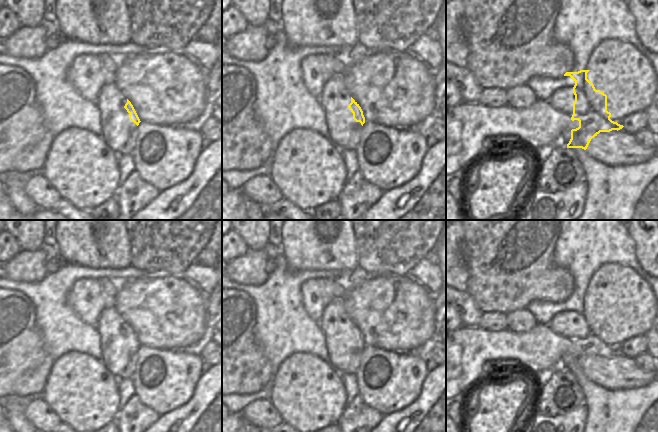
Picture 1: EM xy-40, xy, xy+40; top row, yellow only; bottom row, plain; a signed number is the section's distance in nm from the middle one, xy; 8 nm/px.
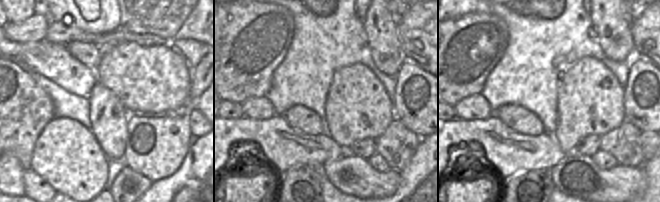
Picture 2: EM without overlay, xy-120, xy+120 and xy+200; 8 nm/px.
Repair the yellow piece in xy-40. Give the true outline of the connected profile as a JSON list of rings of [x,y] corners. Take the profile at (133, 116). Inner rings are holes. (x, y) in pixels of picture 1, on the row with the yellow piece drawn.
[[[127,99],[127,103],[125,104],[124,108],[129,113],[129,119],[138,126],[141,121],[135,111],[133,105],[131,104],[131,102],[128,99]]]

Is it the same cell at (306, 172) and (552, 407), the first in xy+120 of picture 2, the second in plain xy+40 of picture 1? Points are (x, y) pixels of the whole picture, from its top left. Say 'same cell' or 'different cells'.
same cell

